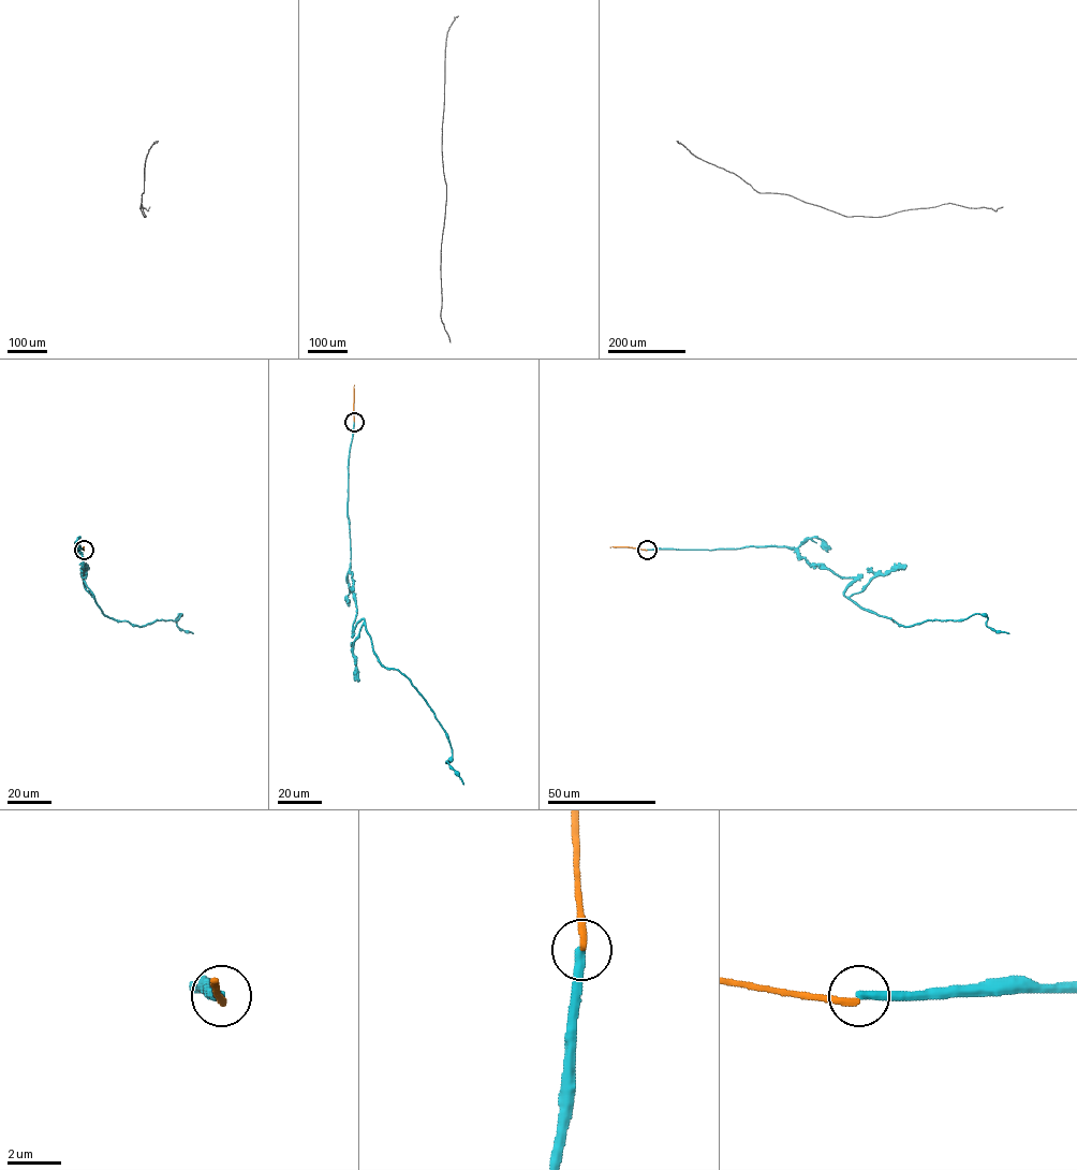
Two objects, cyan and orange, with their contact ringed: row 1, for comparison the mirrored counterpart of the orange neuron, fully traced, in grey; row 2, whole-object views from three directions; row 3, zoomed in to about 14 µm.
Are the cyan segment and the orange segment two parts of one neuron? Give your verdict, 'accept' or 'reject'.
reject

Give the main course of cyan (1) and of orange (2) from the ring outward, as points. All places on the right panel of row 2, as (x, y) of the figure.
1: (647, 550), (790, 546), (812, 565), (852, 578), (845, 596), (898, 624), (980, 613), (986, 625), (1009, 633)
2: (647, 550), (610, 547)

